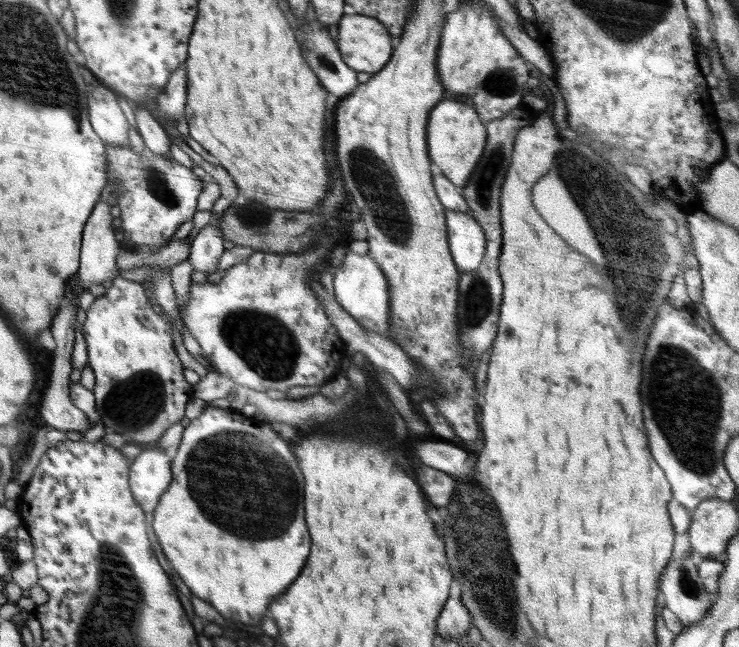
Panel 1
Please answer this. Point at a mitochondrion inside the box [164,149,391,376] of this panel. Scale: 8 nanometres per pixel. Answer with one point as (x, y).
(253, 220)

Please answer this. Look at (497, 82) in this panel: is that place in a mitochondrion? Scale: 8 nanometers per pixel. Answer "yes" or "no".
yes

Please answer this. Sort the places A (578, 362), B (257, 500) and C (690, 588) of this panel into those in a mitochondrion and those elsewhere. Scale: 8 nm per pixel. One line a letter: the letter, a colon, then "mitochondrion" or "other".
A: other
B: mitochondrion
C: mitochondrion

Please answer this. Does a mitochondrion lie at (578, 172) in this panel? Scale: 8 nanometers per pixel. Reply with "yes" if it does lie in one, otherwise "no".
yes

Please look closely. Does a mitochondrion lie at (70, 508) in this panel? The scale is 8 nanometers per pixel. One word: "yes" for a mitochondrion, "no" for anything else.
no

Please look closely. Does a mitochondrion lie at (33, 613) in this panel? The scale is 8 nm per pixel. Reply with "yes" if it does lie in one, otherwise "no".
no

